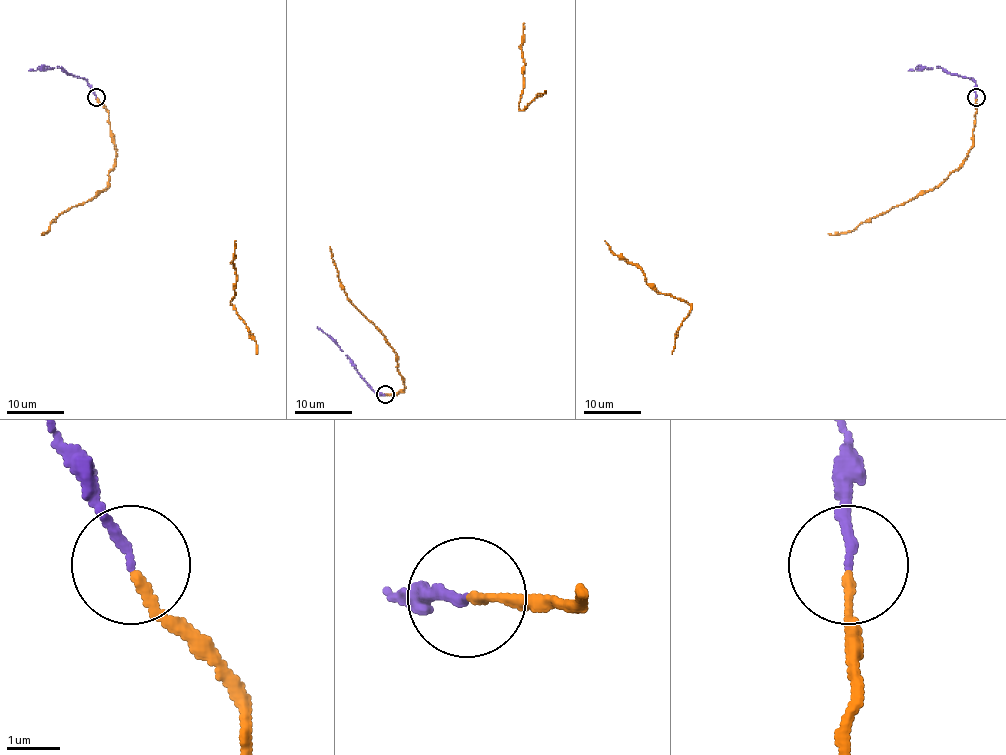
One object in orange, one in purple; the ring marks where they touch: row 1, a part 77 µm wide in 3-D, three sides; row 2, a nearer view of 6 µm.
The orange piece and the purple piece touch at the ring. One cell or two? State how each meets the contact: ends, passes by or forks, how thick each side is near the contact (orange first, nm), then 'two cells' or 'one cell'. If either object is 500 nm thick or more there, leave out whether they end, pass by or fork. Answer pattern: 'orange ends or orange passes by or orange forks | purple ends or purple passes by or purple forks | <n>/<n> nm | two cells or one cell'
orange ends | purple ends | 160/170 nm | one cell

